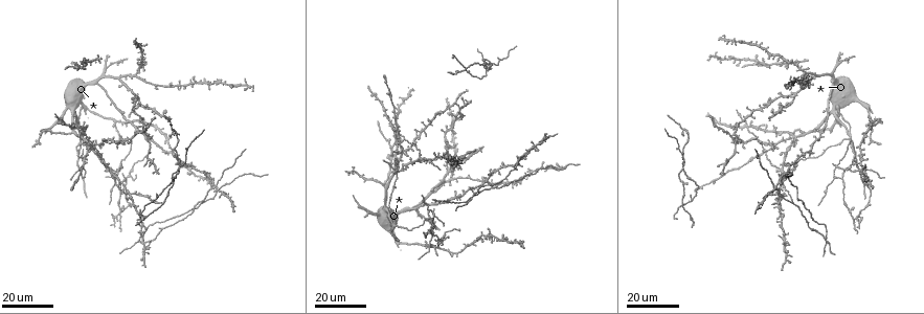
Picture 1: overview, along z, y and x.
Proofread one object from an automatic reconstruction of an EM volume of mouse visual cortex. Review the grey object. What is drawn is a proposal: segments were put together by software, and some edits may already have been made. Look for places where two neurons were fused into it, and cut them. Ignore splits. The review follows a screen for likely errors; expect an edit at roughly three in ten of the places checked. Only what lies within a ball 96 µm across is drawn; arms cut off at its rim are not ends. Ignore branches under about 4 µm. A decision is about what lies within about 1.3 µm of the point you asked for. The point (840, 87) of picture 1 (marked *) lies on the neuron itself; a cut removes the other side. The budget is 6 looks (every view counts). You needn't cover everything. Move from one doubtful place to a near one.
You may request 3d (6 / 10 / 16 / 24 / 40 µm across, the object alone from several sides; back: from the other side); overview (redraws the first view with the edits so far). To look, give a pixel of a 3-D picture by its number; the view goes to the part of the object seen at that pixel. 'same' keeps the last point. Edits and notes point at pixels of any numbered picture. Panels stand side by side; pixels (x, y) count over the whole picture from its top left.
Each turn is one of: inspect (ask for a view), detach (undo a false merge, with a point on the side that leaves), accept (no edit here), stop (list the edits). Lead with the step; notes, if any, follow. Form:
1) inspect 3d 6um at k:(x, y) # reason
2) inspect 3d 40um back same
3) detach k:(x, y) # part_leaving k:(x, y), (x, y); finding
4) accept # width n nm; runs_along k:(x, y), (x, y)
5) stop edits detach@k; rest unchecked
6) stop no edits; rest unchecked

inspect 3d 24um at 1:(403, 150) # small branch off a trunk

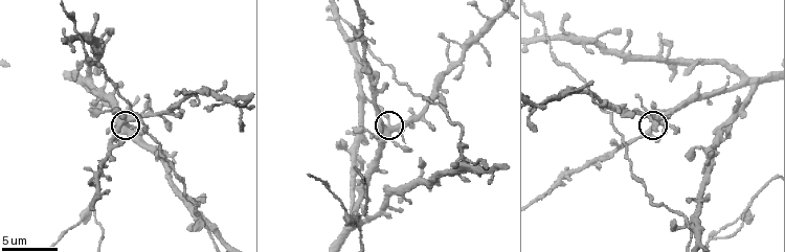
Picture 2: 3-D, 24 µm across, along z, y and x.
inspect 3d 6um at 2:(127, 118) # closer look

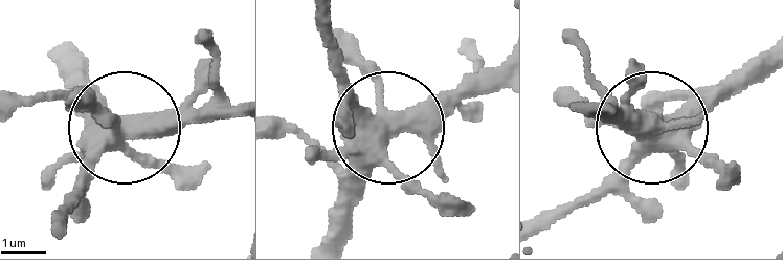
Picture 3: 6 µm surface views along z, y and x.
accept # runs_along 3:(58, 69), (121, 129), (66, 193); one neuron here

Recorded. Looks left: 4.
inspect 3d 16um at 1:(751, 111) # looks like a crossing

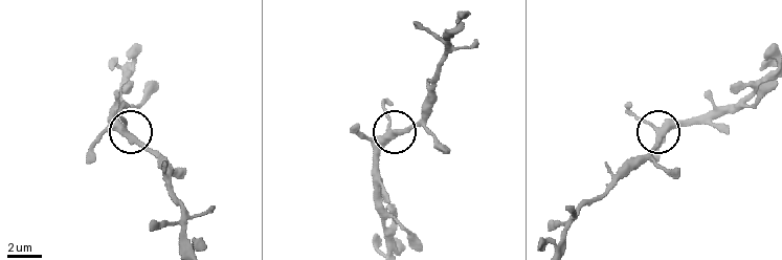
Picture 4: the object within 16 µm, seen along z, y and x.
inspect 3d 10um at 4:(378, 140) # closer look

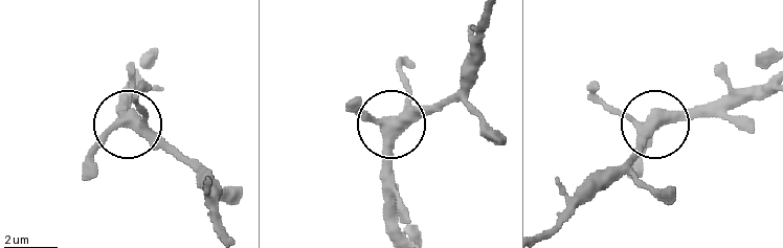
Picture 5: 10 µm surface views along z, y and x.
accept # arms 4; runs_along 5:(397, 233), (388, 132), (350, 112); continuous, no second neuron

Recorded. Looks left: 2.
inspect 3d 16um at 1:(179, 219) # branch point

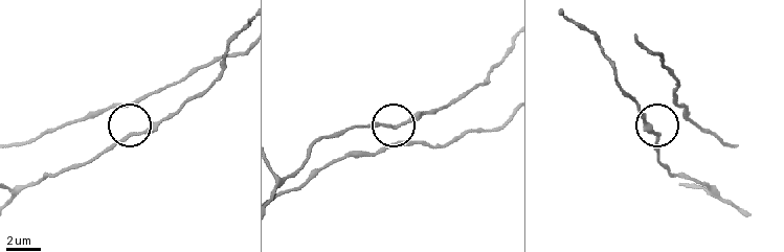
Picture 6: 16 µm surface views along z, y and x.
inspect 3d 6um at 6:(131, 136)

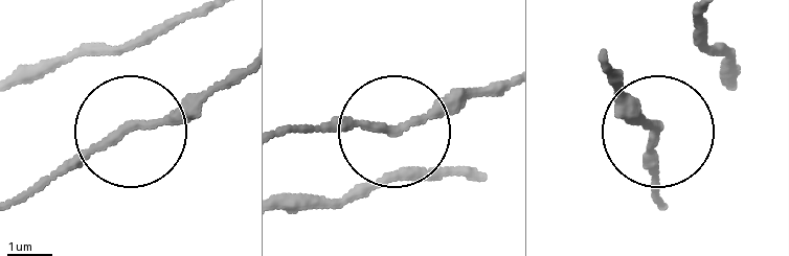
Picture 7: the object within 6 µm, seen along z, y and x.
accept # arms 3; runs_along 7:(607, 65), (652, 129), (652, 200); one neuron here

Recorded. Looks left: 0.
stop no edits; rest unchecked

